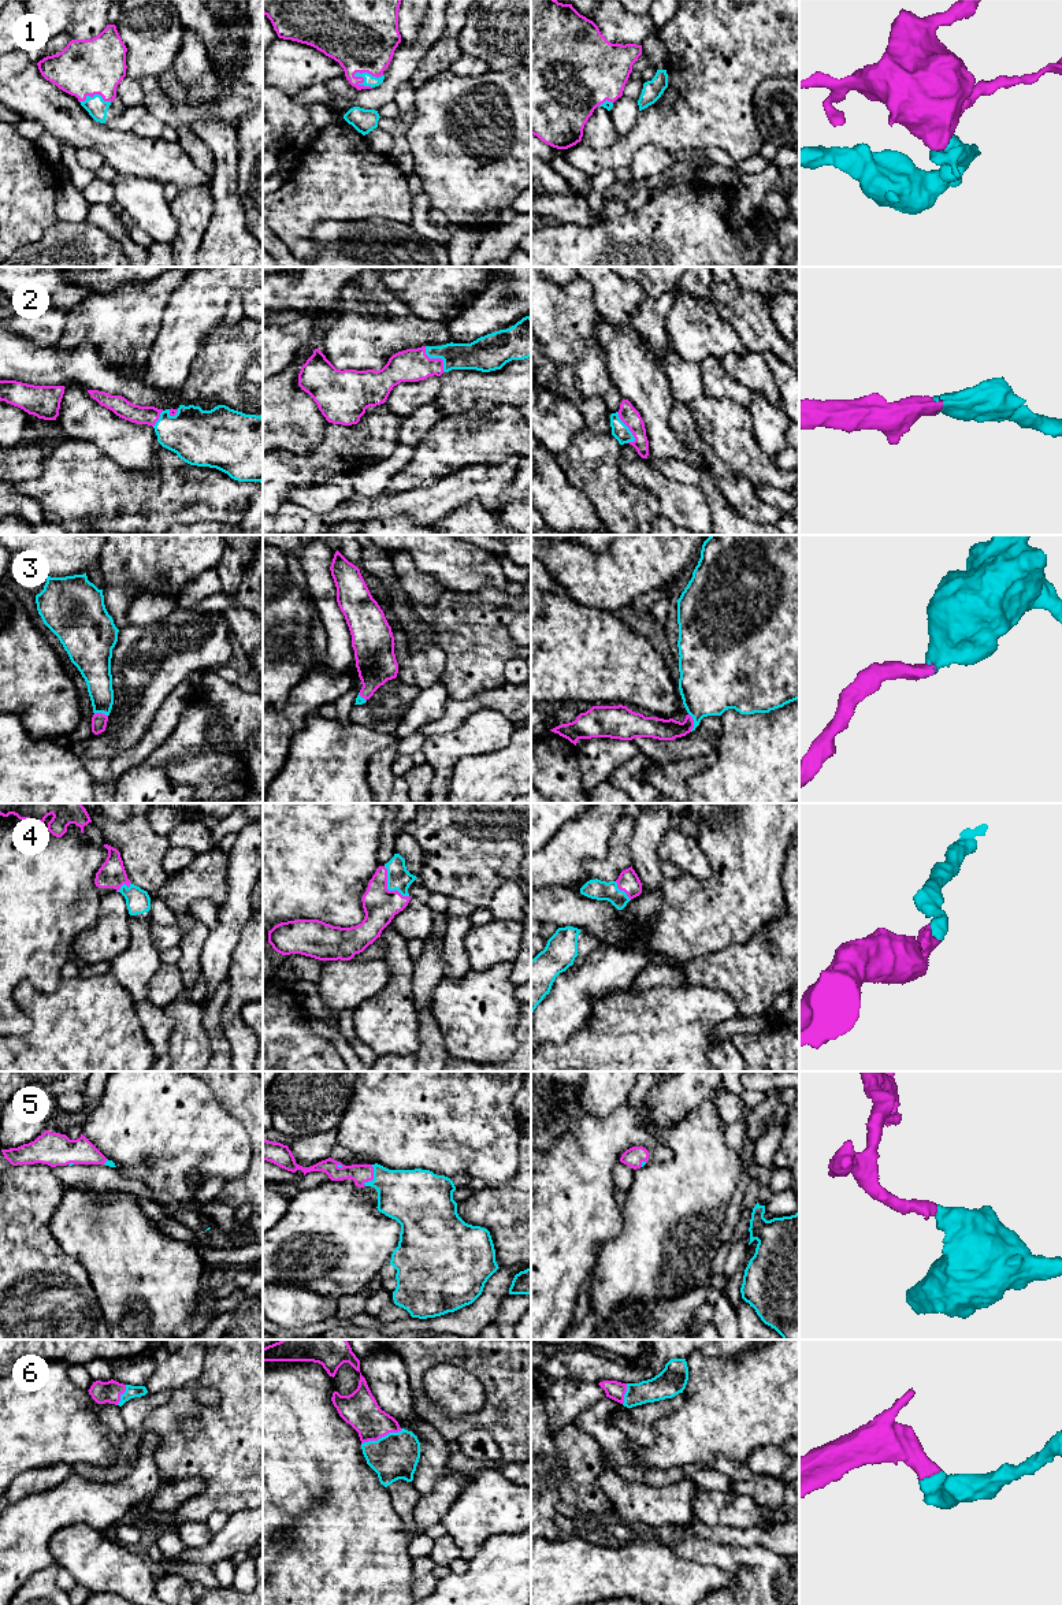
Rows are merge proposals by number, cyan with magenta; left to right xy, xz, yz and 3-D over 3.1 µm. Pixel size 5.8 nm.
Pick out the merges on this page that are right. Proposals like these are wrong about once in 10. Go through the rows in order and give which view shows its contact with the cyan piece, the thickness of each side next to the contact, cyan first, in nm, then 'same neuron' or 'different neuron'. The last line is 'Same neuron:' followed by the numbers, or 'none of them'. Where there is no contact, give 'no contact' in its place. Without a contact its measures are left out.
1: meets cyan in xz; 70 nm thick on the cyan side, 420 nm on the other; same neuron
2: meets cyan in xz; 180 nm thick on the cyan side, 190 nm on the other; same neuron
3: meets cyan in yz; 360 nm thick on the cyan side, 130 nm on the other; same neuron
4: meets cyan in xz; 140 nm thick on the cyan side, 200 nm on the other; same neuron
5: meets cyan in xz; 320 nm thick on the cyan side, 110 nm on the other; same neuron
6: meets cyan in xz; 280 nm thick on the cyan side, 220 nm on the other; same neuron
Same neuron: 1, 2, 3, 4, 5, 6

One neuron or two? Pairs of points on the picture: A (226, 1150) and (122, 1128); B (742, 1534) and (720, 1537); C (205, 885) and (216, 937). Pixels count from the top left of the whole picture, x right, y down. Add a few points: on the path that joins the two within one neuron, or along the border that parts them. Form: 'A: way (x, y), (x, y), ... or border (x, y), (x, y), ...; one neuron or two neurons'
A: way (200, 1136), (181, 1128), (148, 1128); one neuron
B: way (736, 1535), (726, 1535); one neuron
C: border (226, 870), (226, 896), (218, 903); two neurons

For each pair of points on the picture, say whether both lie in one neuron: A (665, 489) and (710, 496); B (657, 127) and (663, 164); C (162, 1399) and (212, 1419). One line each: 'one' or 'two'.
A: two
B: two
C: two

